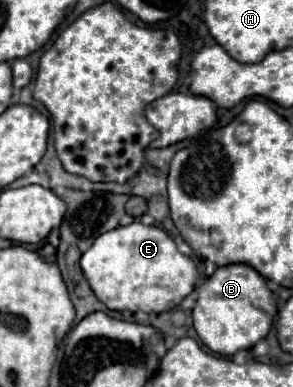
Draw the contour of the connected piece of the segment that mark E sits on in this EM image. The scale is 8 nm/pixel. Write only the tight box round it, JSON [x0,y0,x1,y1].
[80,221,196,313]

